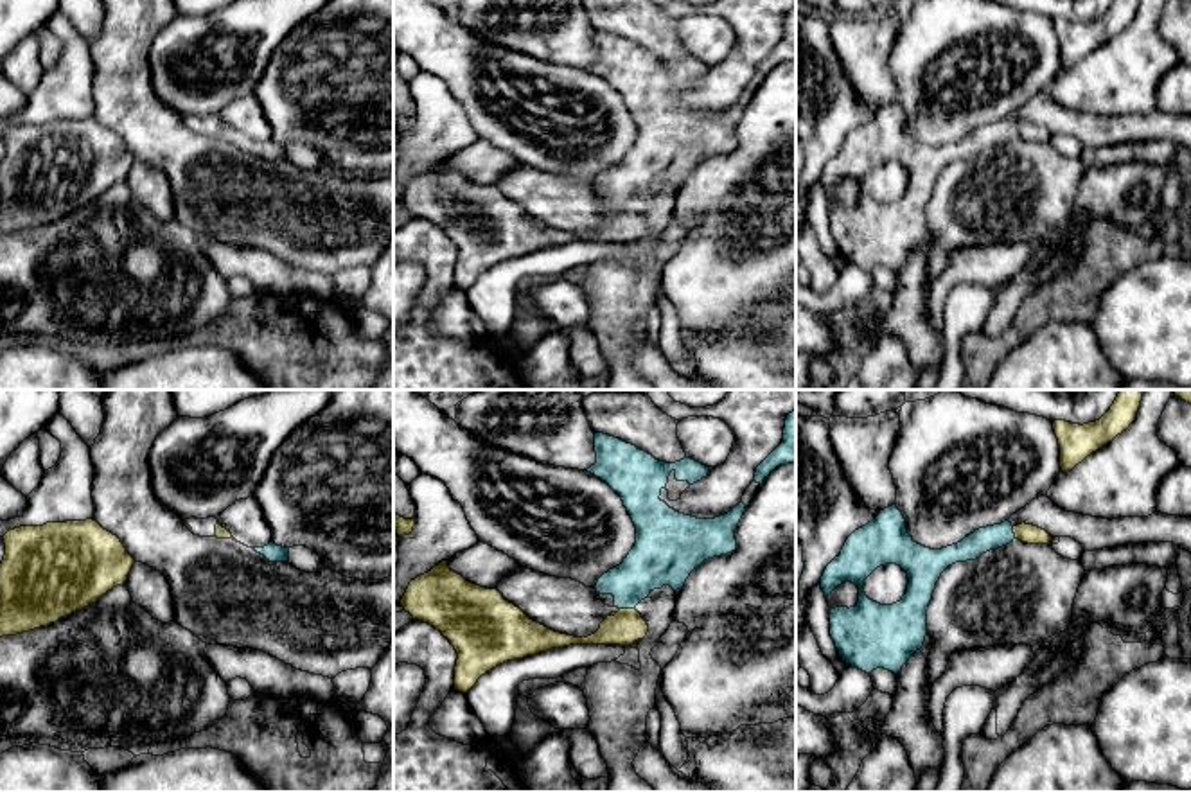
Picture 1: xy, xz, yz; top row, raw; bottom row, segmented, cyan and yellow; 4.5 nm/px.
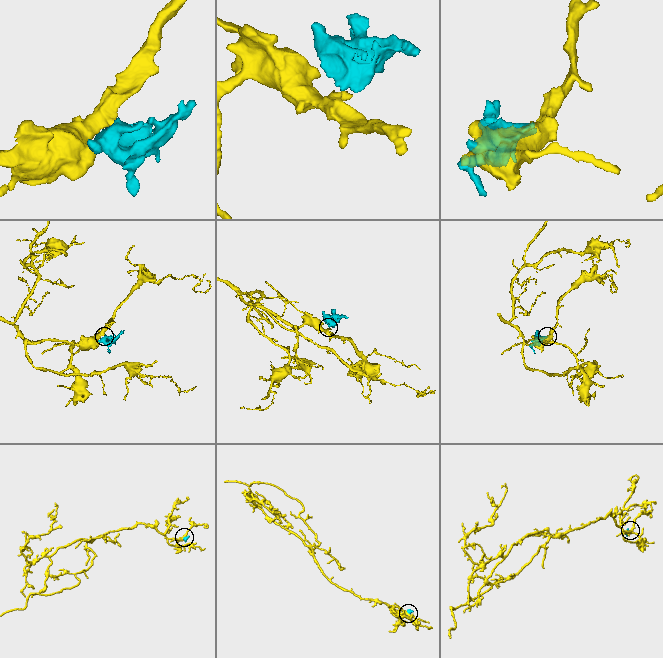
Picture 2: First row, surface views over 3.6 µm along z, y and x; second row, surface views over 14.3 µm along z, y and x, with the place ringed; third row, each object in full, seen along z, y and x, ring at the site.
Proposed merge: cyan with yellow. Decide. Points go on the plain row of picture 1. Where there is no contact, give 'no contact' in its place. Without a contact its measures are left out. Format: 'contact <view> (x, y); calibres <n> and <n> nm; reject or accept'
contact xz (627, 205); calibres 240 and 150 nm; accept

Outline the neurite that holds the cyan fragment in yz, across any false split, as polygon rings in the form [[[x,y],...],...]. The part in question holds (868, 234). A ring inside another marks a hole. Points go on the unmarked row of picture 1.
[[[896,102],[880,108],[871,120],[855,128],[846,136],[841,153],[826,163],[819,180],[826,199],[828,192],[844,180],[851,180],[859,185],[859,199],[855,205],[835,205],[830,208],[830,233],[843,259],[866,271],[877,266],[898,271],[909,255],[923,244],[927,233],[927,207],[941,171],[956,160],[975,158],[983,151],[1002,145],[1015,136],[1028,142],[1051,142],[1053,138],[1053,135],[1038,124],[1026,120],[1013,124],[1010,119],[1004,119],[1001,122],[979,126],[957,142],[931,147],[913,138]],[[886,162],[900,163],[909,176],[905,192],[893,203],[880,203],[869,198],[862,187],[864,178],[877,165]]]

